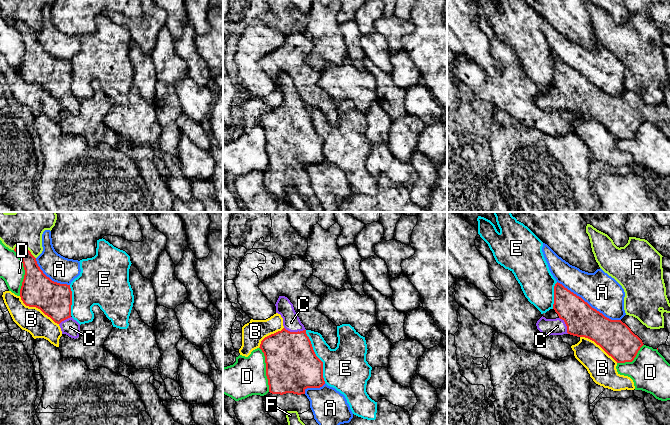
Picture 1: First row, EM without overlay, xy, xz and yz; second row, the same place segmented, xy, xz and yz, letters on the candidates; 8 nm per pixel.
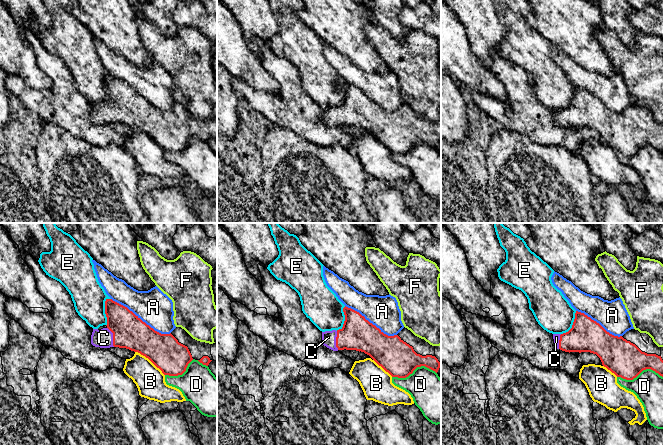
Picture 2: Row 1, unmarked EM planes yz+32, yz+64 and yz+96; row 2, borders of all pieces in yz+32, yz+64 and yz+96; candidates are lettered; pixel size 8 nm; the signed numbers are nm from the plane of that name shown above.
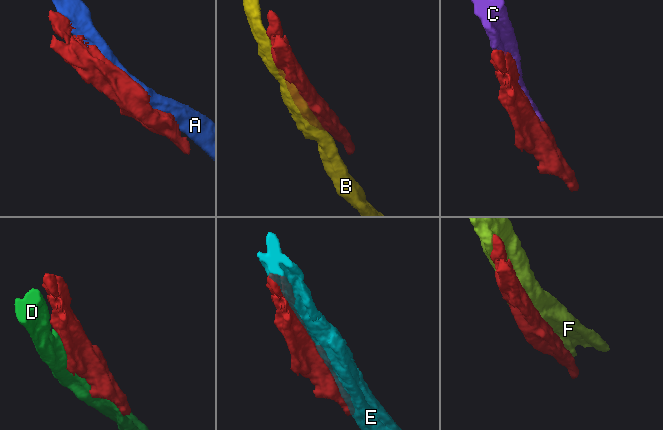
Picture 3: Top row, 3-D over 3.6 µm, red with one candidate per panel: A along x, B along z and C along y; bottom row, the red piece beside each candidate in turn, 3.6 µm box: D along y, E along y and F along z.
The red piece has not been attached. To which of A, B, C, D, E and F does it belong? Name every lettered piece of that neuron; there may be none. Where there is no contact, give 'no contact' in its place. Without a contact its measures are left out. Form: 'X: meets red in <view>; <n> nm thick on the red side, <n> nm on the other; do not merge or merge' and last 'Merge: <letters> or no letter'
A: meets red in yz; 260 nm thick on the red side, 280 nm on the other; do not merge
B: meets red in xy; 280 nm thick on the red side, 200 nm on the other; do not merge
C: meets red in xz; 400 nm thick on the red side, 140 nm on the other; merge
D: meets red in xy; 260 nm thick on the red side, 190 nm on the other; do not merge
E: meets red in xz; 420 nm thick on the red side, 360 nm on the other; do not merge
F: meets red in xy; 160 nm thick on the red side, 300 nm on the other; do not merge
Merge: C

